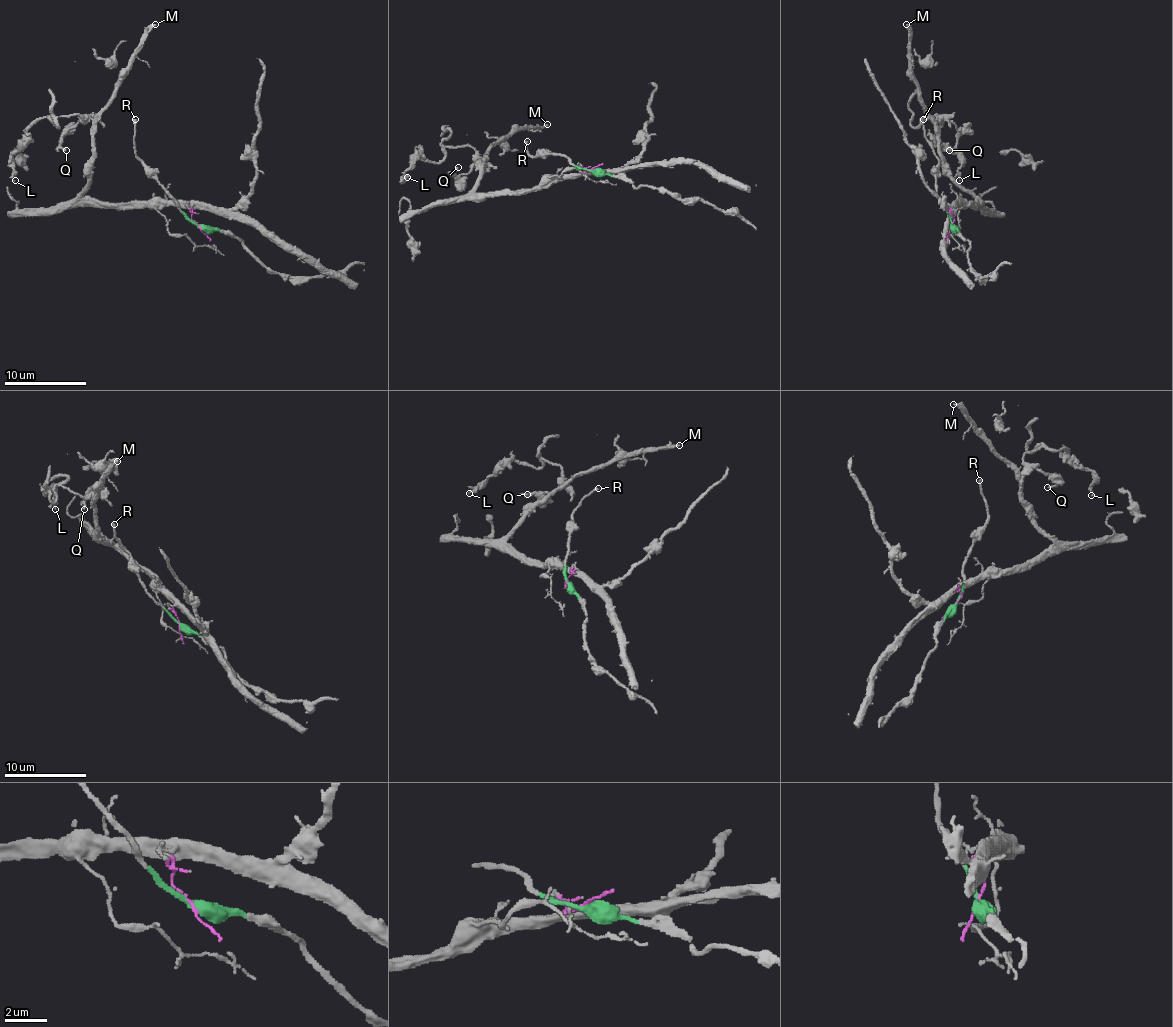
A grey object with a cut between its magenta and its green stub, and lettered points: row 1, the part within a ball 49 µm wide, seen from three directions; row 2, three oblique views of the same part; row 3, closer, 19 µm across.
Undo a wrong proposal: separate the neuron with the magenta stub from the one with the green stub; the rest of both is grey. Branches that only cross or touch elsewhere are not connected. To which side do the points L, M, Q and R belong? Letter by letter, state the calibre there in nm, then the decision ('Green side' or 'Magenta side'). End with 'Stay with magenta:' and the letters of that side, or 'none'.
L: Thickness 90 nm. Magenta side
M: Thickness 260 nm. Magenta side
Q: Thickness 170 nm. Magenta side
R: Thickness 180 nm. Green side
Stay with magenta: L, M, Q

